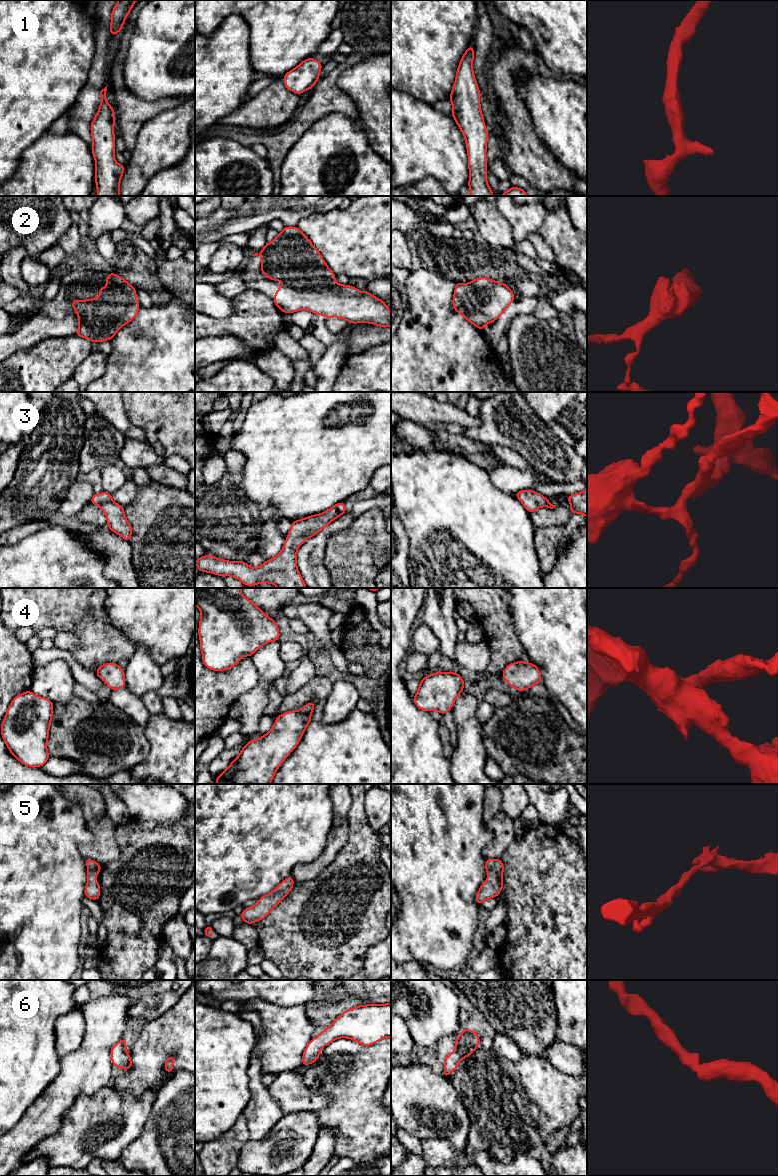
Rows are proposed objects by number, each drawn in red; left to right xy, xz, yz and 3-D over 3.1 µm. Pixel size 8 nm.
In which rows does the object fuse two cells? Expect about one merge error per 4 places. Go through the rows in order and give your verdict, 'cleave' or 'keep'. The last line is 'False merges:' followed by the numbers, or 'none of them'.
1: keep
2: keep
3: keep
4: keep
5: keep
6: keep
False merges: none of them

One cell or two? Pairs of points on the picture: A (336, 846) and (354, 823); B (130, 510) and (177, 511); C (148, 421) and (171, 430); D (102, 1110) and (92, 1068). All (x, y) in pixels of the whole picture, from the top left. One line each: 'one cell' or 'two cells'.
A: two cells
B: one cell
C: one cell
D: two cells

